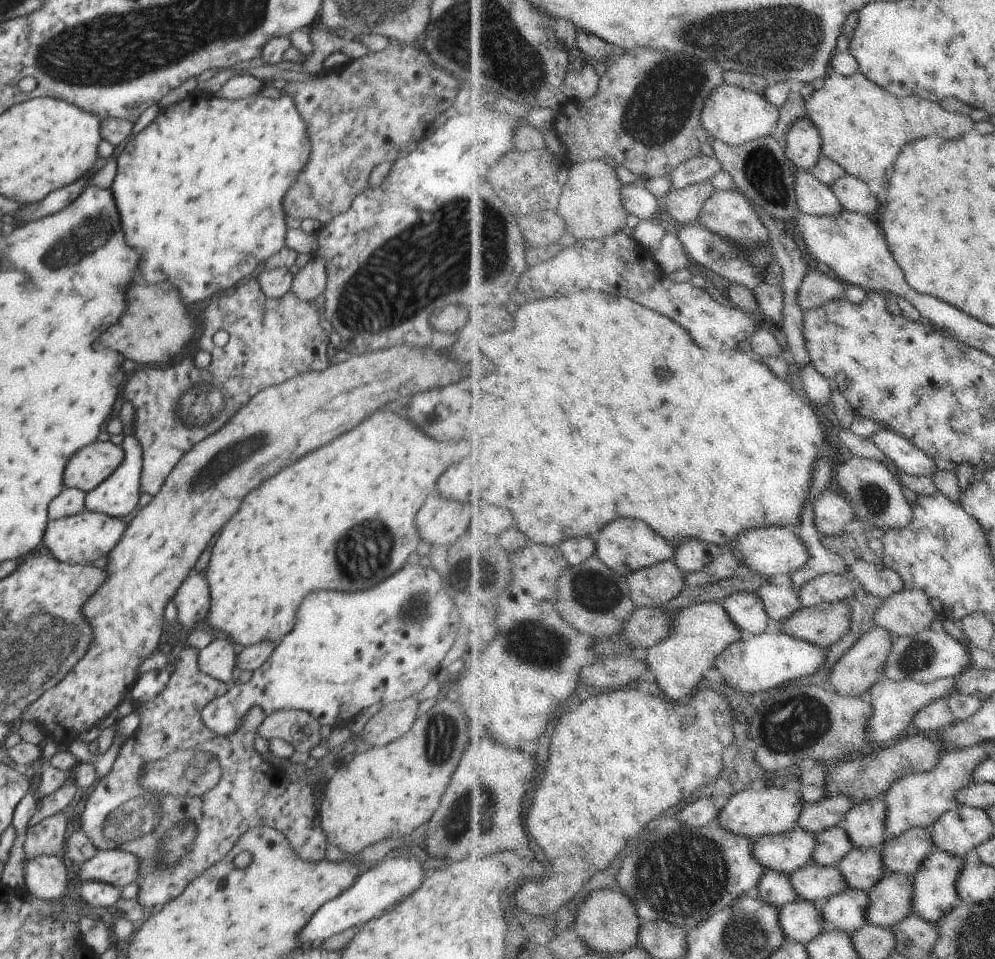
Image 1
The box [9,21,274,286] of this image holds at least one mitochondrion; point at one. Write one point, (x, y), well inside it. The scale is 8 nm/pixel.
(89, 237)

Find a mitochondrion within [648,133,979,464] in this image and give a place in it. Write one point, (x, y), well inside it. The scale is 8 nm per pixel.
(764, 174)

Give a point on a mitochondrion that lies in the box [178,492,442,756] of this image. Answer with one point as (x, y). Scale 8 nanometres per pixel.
(362, 552)

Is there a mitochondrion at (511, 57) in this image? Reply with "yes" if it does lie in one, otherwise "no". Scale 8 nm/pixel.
yes

